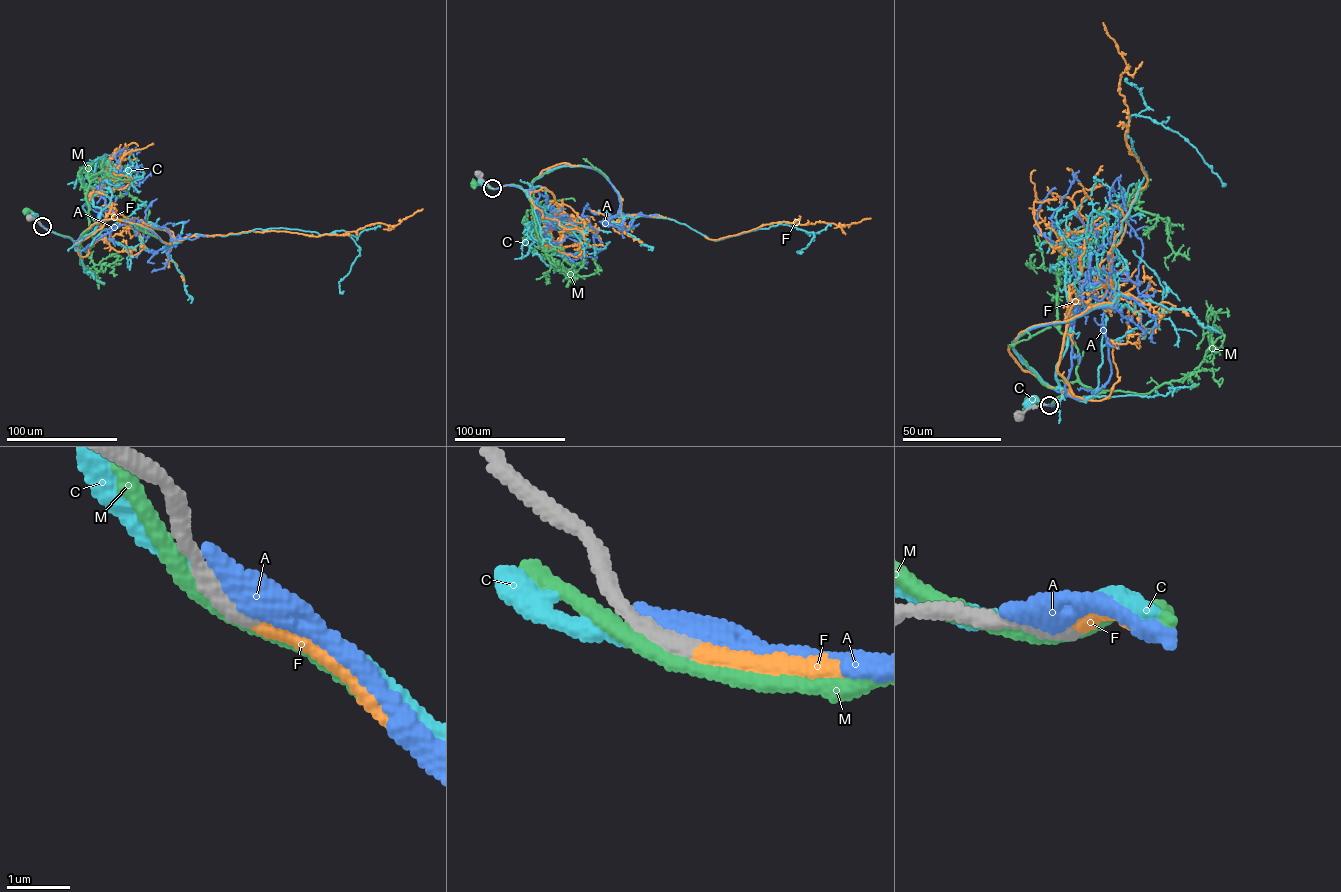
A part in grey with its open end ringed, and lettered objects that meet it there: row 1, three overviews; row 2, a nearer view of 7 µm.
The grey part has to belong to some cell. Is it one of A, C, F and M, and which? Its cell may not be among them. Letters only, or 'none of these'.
F

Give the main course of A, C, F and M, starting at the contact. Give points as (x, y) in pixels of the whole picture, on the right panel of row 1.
A: (1049, 405), (1067, 395), (1033, 374), (1013, 341), (1115, 307), (1100, 280), (1117, 254), (1107, 240)
C: (1049, 405), (1035, 399), (1028, 402)
F: (1050, 405), (1072, 394), (1009, 346), (1114, 301), (1110, 250), (1147, 179), (1103, 23)
M: (1048, 405), (1036, 396), (1030, 396), (1030, 399)

